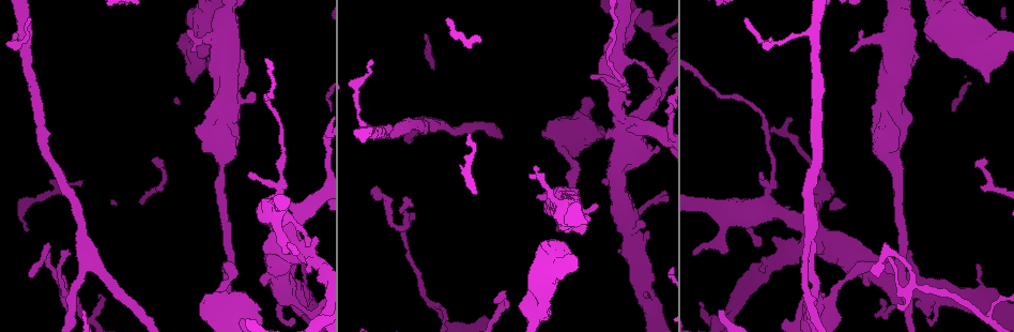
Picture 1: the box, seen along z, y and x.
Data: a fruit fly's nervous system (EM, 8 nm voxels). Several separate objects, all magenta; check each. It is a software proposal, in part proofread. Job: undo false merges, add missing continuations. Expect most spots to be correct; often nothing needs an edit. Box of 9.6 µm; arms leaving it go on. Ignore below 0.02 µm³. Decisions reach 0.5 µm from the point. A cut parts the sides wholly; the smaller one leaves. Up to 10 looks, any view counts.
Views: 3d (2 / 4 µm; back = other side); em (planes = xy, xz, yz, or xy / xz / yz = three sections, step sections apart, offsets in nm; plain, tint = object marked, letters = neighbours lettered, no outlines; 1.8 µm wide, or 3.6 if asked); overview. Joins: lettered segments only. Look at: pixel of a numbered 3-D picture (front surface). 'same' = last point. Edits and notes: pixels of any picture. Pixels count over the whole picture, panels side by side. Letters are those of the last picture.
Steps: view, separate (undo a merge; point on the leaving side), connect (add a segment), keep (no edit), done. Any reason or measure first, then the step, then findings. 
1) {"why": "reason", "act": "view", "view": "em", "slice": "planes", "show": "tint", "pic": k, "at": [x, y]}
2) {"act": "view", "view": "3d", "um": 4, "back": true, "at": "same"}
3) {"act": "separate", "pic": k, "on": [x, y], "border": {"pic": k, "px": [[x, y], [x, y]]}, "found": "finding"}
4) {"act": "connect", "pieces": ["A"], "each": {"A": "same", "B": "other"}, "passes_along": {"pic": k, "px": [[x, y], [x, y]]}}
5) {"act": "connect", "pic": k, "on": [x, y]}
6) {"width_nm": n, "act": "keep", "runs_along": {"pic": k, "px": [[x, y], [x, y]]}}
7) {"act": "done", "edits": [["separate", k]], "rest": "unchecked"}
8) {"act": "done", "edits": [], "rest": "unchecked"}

{"why": "branch stops here", "act": "view", "view": "em", "um": 3.6, "slice": "planes", "show": "letters", "pic": 1, "at": [877, 276]}

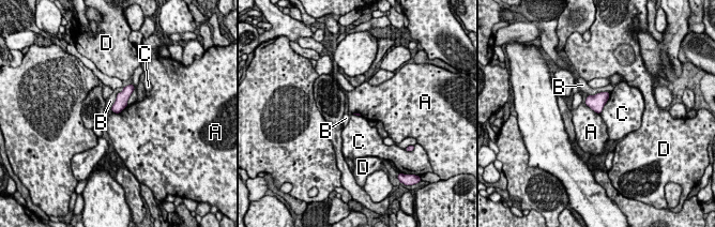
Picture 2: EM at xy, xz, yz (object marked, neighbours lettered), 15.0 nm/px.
{"act": "keep", "each": {"A": "other", "B": "other", "C": "other", "D": "other"}, "found": "no lettered segment goes on from it"}

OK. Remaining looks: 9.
{"why": "sudden change in width", "act": "view", "view": "3d", "um": 4, "pic": 1, "at": [637, 151]}

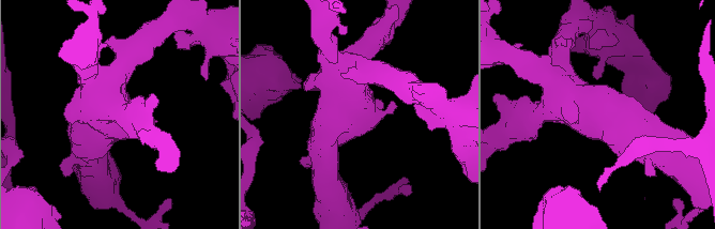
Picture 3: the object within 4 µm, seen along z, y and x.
{"why": "need the tissue", "act": "view", "view": "em", "um": 3.6, "slice": "xy", "step": 4, "show": "tint", "pic": 3, "at": [361, 112]}

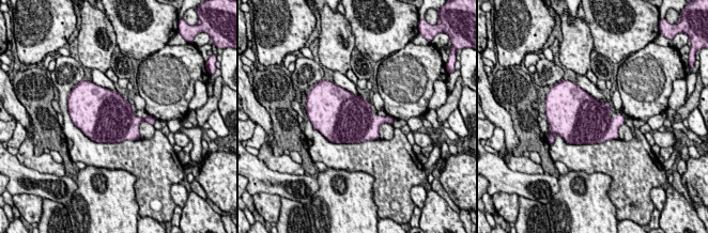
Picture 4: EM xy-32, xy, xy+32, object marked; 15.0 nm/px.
{"why": "what lies round it", "act": "view", "view": "em", "um": 3.6, "slice": "xy", "step": 4, "show": "letters", "at": "same"}

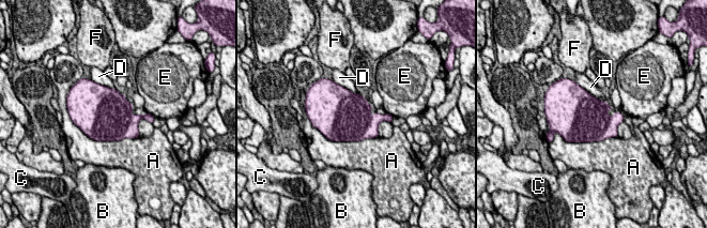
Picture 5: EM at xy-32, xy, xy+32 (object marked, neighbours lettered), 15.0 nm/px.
{"act": "keep", "each": {"A": "other", "B": "other", "C": "other", "D": "other", "E": "other", "F": "other"}, "border": {"pic": 5, "px": [[575, 82], [596, 97], [605, 102]]}, "found": "one cell here"}

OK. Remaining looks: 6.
{"act": "view", "view": "em", "slice": "planes", "show": "letters", "pic": 1, "at": [537, 198]}

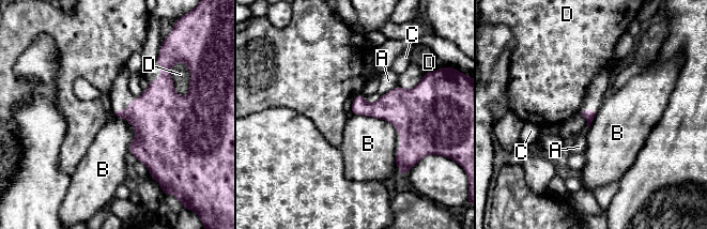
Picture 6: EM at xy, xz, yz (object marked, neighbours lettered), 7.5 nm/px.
{"act": "keep", "each": {"A": "other", "B": "other", "C": "other", "D": "other"}, "found": "no lettered segment goes on from it"}

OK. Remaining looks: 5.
{"why": "an open end", "act": "view", "view": "3d", "um": 2, "pic": 1, "at": [986, 80]}

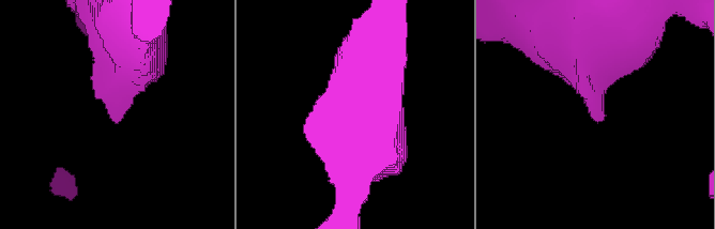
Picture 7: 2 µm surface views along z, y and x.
{"act": "view", "view": "em", "slice": "planes", "show": "letters", "pic": 7, "at": [115, 120]}

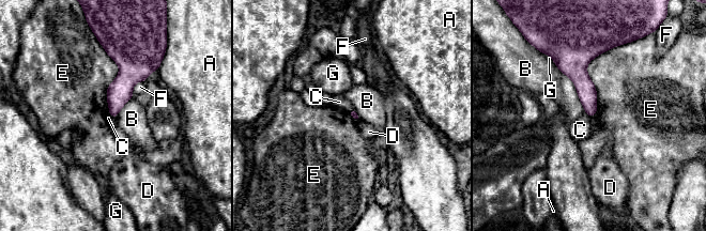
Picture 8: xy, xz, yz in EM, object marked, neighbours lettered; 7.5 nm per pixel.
{"act": "keep", "each": {"A": "other", "B": "other", "C": "other", "D": "other", "E": "other", "F": "other", "G": "other"}, "found": "none of them fits"}

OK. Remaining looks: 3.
{"act": "done", "edits": [], "rest": "unchecked"}

